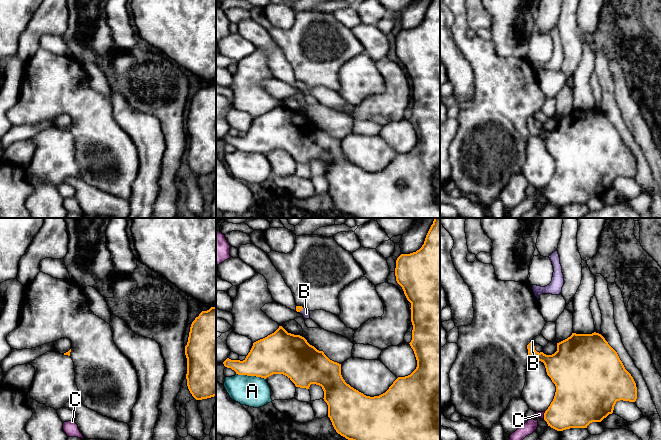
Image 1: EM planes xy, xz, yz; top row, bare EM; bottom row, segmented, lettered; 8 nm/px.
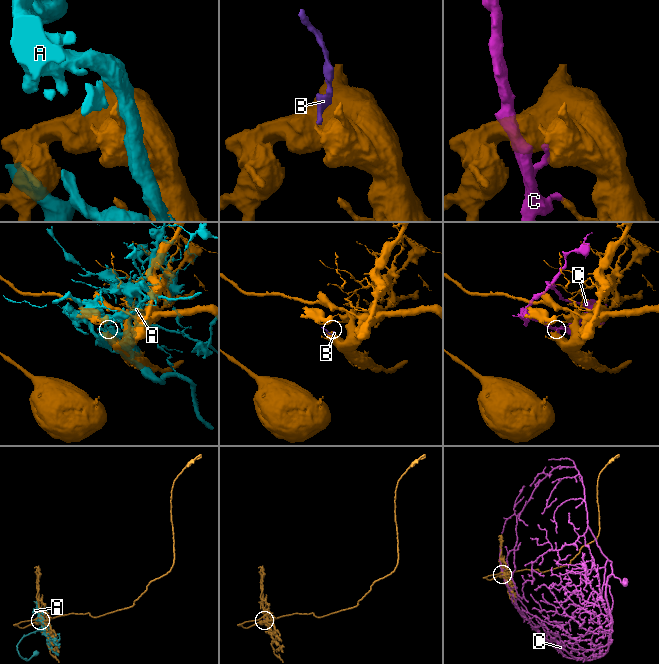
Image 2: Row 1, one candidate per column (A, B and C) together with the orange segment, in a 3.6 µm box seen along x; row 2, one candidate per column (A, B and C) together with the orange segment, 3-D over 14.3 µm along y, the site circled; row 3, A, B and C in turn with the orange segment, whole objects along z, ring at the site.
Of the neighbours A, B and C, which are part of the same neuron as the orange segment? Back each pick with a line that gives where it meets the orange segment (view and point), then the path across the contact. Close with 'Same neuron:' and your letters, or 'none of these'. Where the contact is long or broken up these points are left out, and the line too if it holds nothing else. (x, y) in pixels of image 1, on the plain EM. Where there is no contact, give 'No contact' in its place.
B: Touches orange at xz (301, 85). Path across: xz (298, 84), (301, 85), (306, 89)
Same neuron: B

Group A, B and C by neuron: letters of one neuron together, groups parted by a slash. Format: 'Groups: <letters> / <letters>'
Groups: A / B / C

